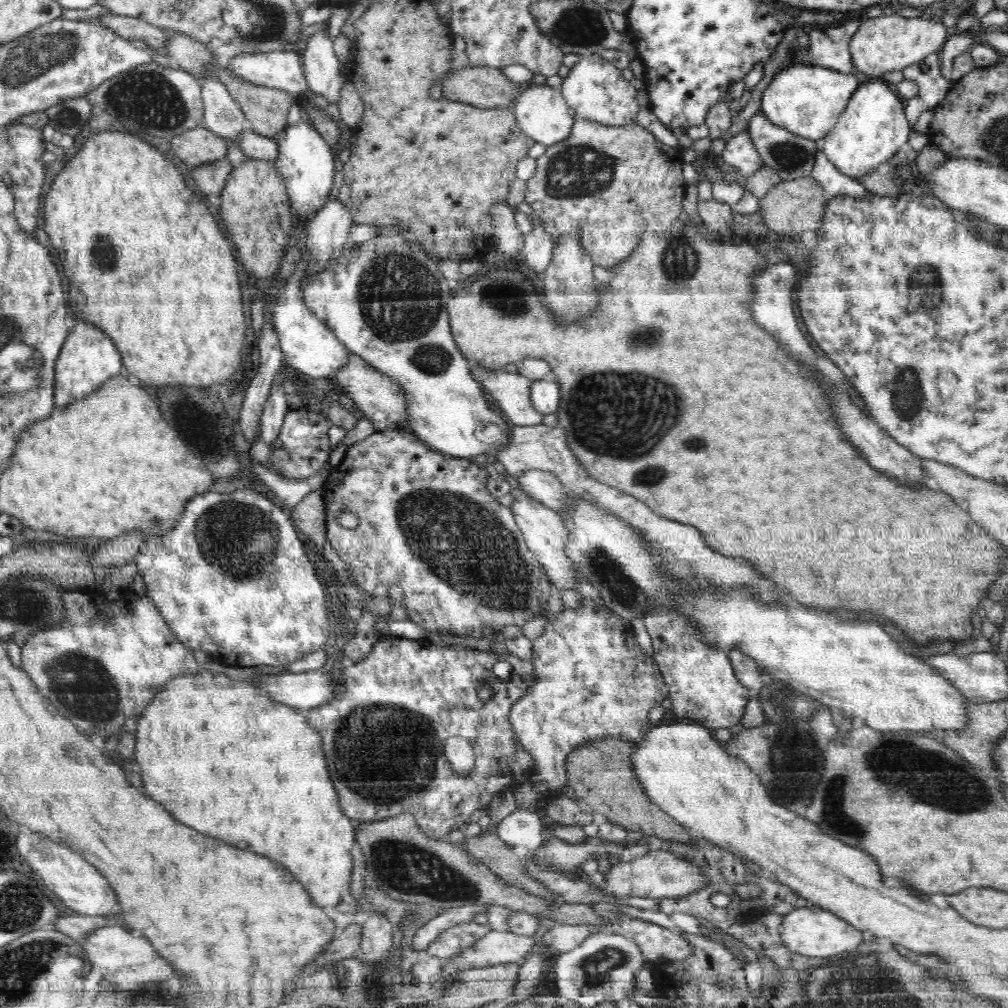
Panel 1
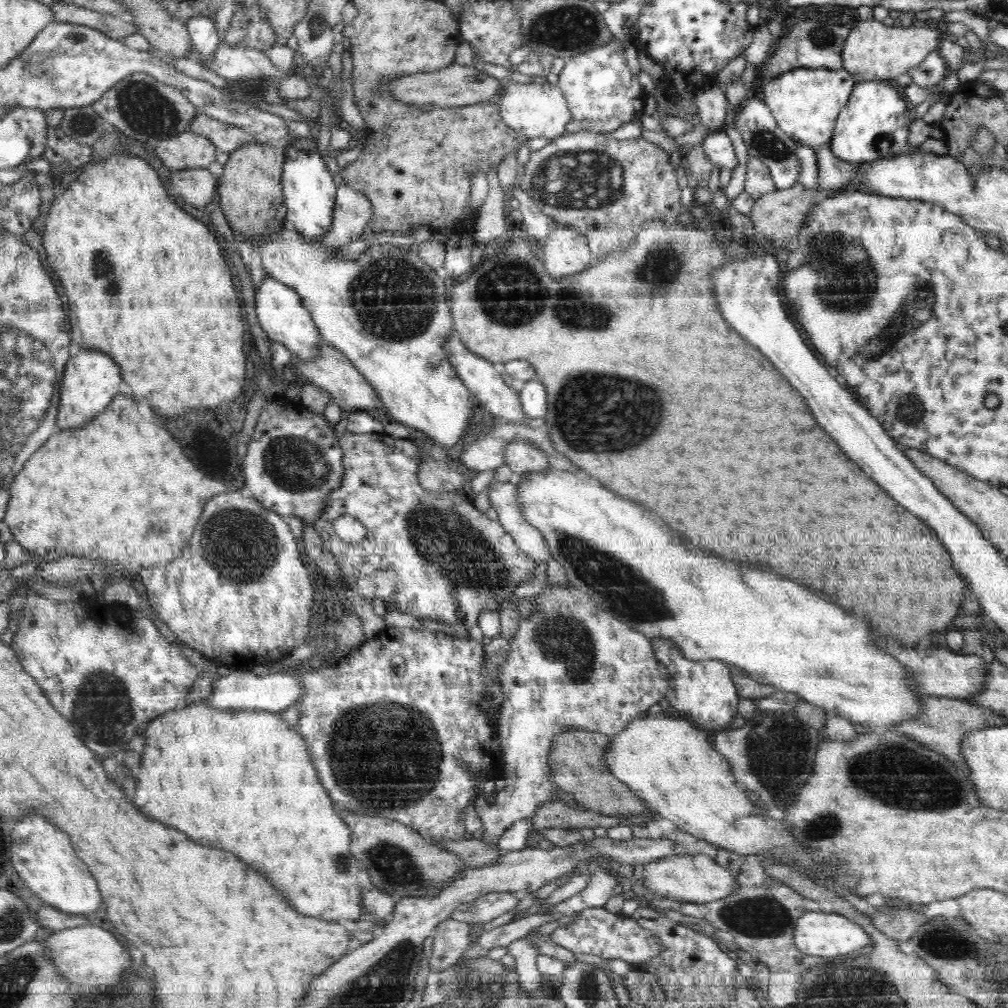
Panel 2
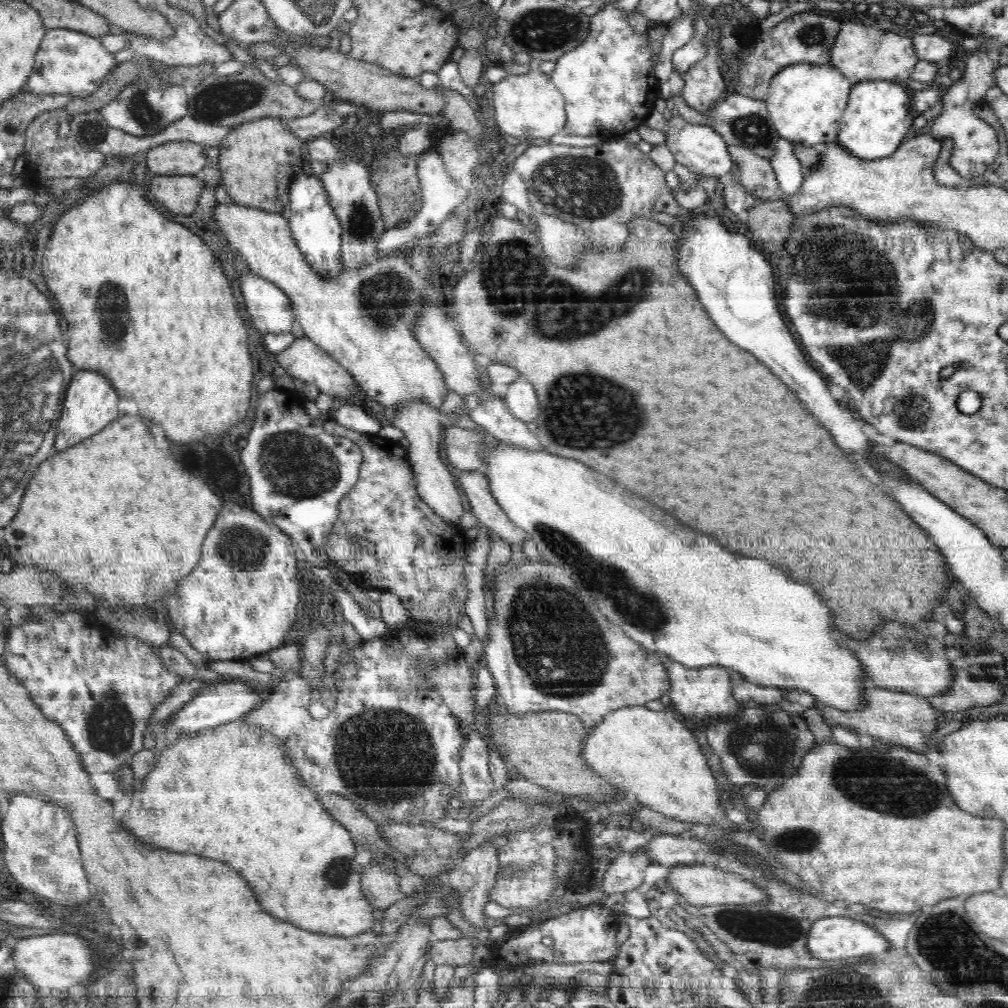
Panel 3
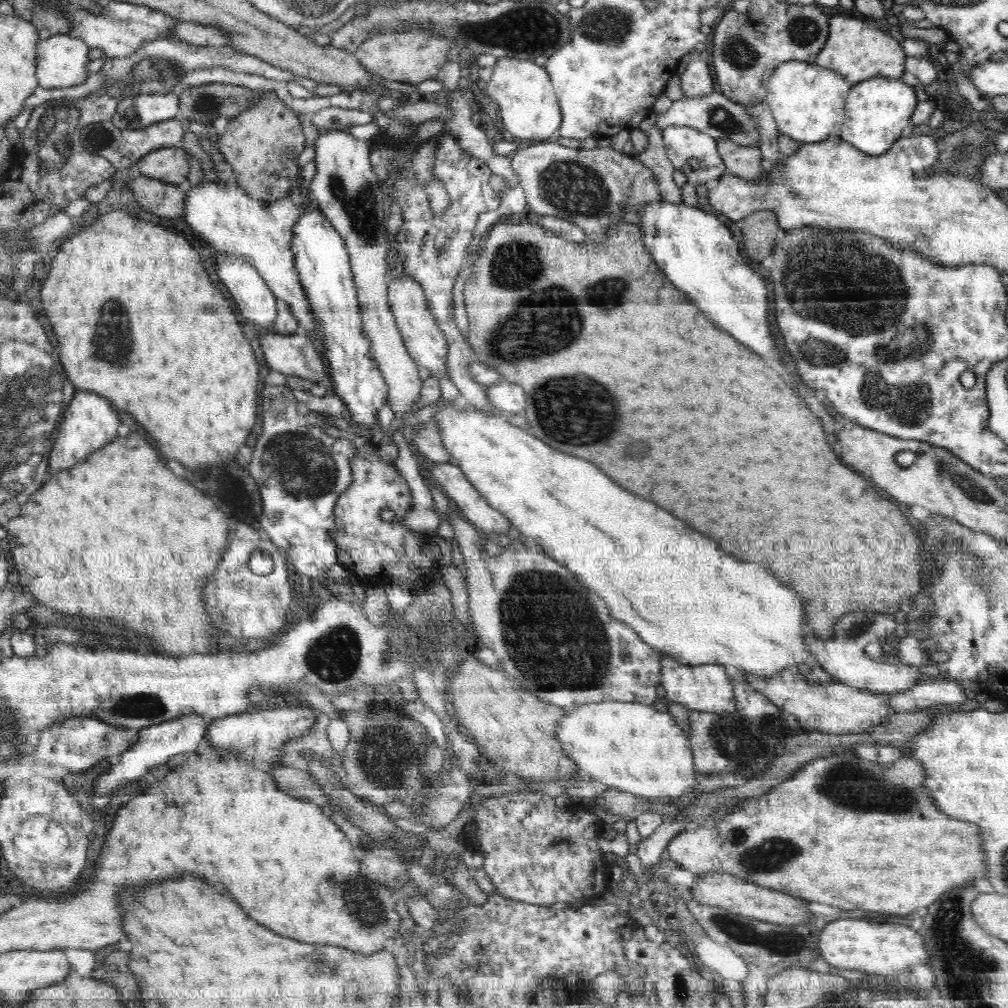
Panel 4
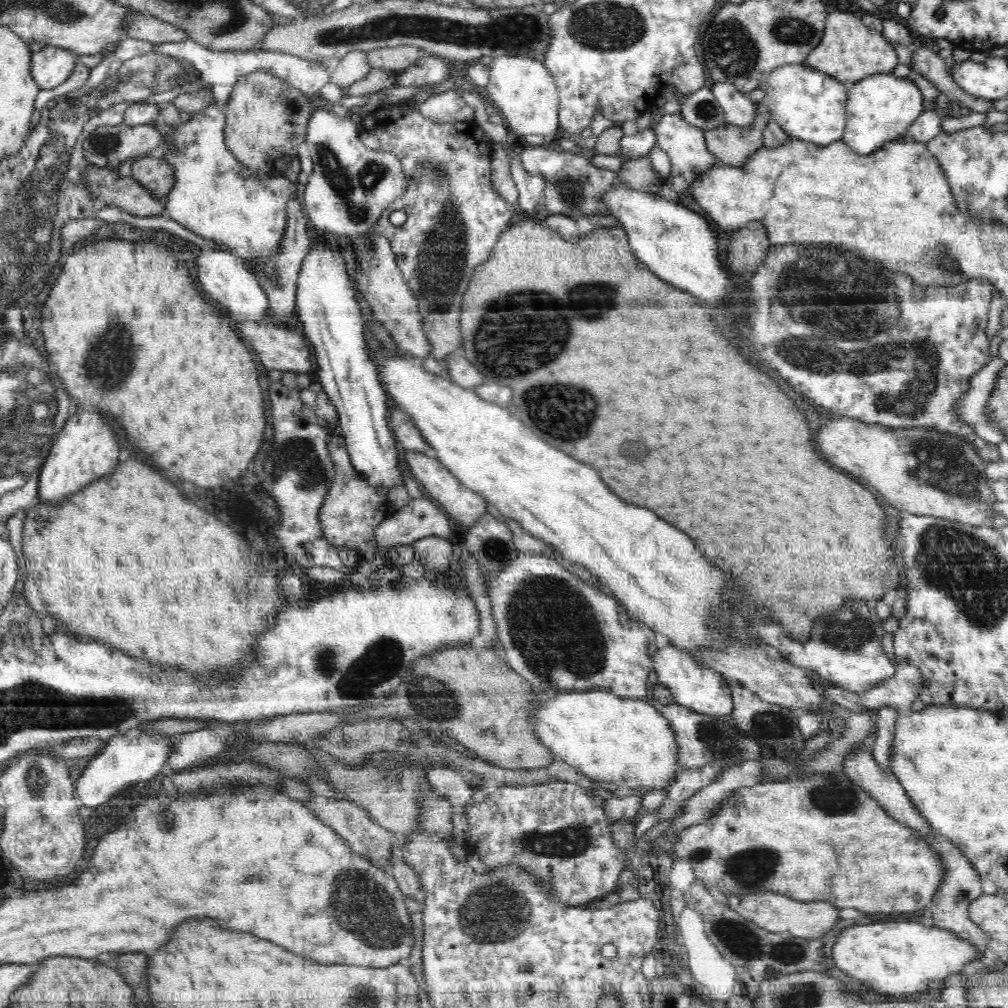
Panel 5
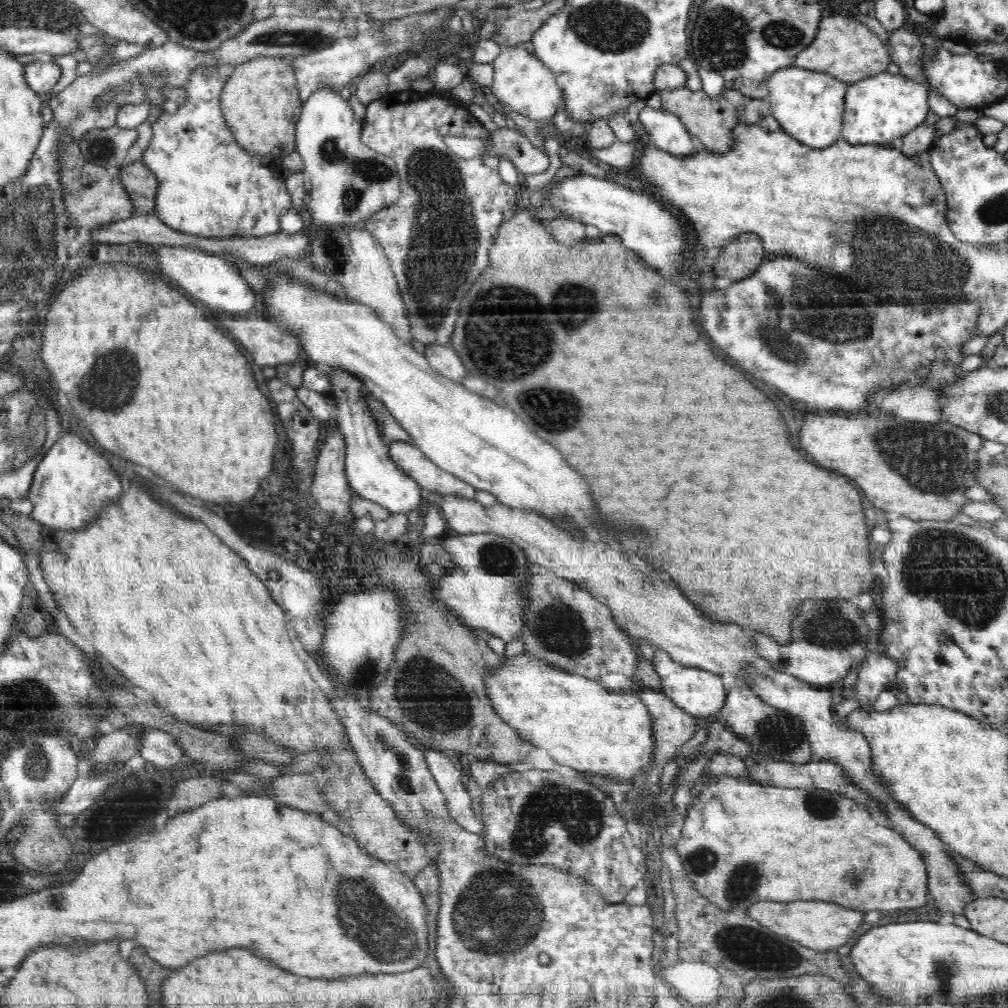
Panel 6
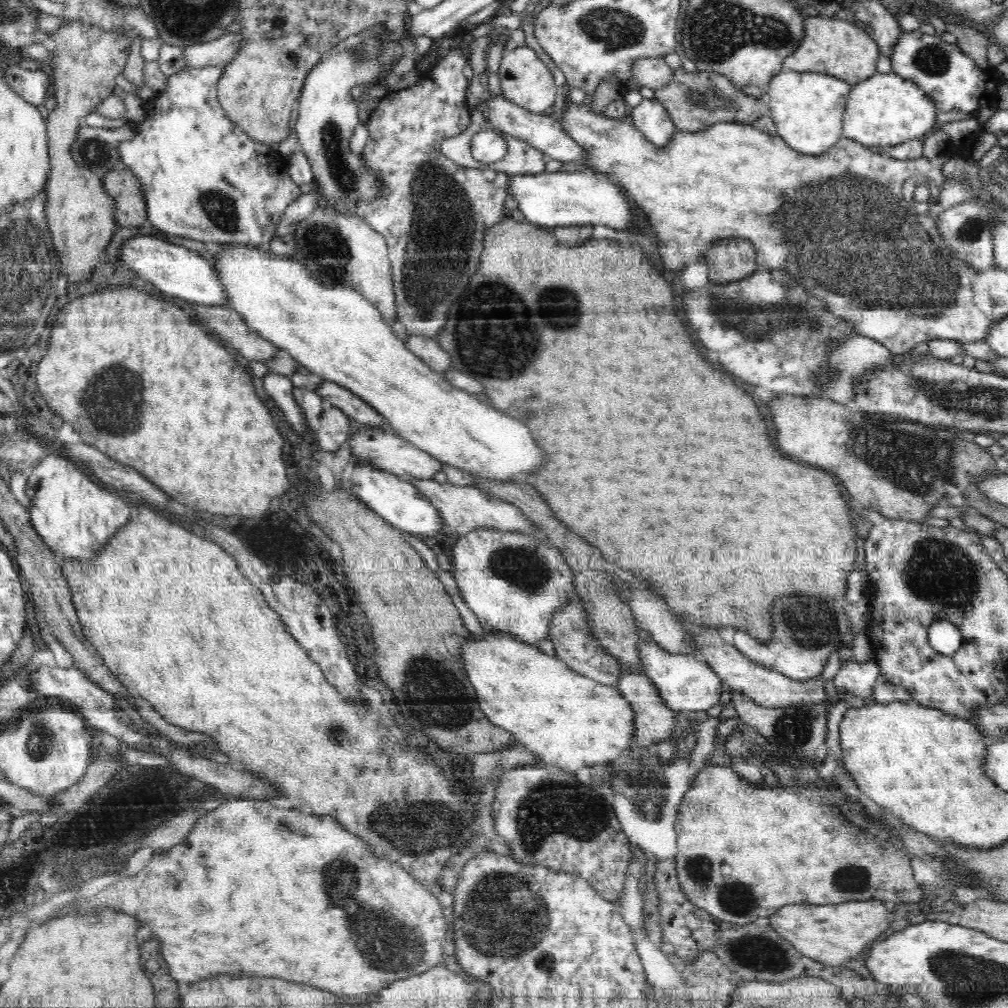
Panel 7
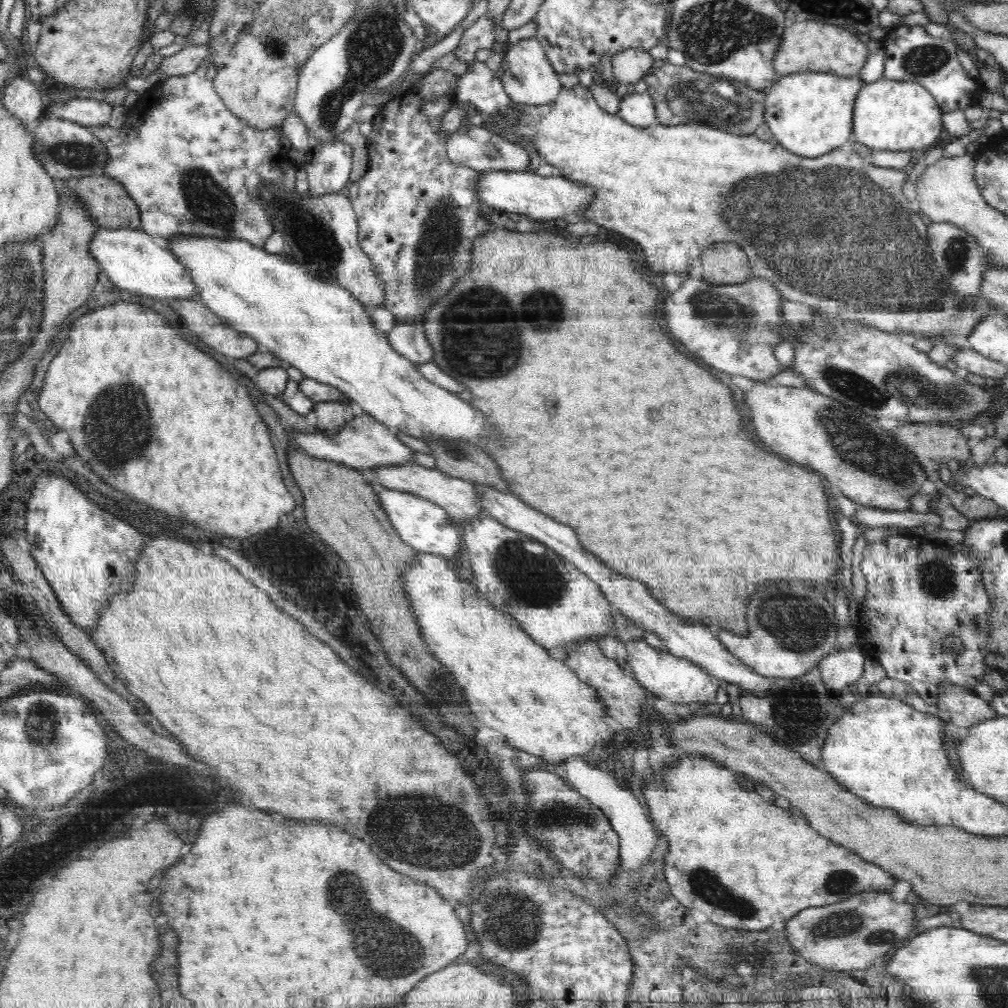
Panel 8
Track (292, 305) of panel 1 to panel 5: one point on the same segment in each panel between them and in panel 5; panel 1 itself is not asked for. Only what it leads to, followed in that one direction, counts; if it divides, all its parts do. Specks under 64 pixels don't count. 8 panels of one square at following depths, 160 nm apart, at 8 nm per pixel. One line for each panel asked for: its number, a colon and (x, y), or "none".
2: (279, 309)
3: (271, 311)
4: (256, 302)
5: (222, 275)

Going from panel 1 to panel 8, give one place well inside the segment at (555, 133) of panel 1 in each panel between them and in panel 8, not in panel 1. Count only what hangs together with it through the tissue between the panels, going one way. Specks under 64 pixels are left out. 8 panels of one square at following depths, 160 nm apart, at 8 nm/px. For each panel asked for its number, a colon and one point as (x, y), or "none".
2: (535, 110)
3: (529, 106)
4: (529, 109)
5: (524, 90)
6: (521, 81)
7: (525, 80)
8: (529, 79)

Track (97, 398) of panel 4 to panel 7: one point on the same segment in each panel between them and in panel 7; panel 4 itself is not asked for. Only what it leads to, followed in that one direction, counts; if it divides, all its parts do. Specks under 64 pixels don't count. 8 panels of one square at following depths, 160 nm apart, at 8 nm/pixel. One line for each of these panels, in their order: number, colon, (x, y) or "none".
5: (85, 449)
6: (72, 483)
7: (74, 518)

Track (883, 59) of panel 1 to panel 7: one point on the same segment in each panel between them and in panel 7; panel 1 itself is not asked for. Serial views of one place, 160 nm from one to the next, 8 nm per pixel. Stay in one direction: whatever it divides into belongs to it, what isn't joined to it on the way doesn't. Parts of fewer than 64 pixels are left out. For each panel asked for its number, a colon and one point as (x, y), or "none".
2: (874, 50)
3: (862, 52)
4: (856, 51)
5: (849, 51)
6: (848, 50)
7: (832, 46)

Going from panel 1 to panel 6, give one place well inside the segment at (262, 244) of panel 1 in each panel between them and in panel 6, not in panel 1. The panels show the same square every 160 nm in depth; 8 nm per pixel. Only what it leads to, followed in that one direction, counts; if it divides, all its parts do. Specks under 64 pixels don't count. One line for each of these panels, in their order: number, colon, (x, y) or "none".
2: (250, 188)
3: (257, 158)
4: (262, 144)
5: (266, 120)
6: (260, 102)

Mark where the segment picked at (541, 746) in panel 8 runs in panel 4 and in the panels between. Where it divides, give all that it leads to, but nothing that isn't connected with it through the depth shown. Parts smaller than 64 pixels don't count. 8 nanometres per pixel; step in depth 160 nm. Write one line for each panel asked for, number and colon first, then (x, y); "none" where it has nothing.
4: (629, 746)
5: (627, 742)
6: (579, 723)
7: (569, 721)

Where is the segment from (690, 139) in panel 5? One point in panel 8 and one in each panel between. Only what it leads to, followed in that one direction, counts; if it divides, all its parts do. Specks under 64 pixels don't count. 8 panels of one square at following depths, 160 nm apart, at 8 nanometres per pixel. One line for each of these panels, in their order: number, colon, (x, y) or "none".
6: (665, 130)
7: (650, 117)
8: (638, 109)

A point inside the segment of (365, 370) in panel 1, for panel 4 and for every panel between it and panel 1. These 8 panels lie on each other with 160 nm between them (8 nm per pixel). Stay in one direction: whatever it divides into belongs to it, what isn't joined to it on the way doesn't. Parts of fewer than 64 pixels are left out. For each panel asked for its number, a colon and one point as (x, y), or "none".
2: (332, 371)
3: (305, 361)
4: (290, 354)

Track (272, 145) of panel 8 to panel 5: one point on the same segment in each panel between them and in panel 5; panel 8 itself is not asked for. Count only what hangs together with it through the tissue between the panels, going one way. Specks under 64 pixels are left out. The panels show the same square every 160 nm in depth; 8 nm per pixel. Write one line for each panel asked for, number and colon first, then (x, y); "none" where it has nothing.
5: (246, 215)
6: (209, 186)
7: (202, 177)

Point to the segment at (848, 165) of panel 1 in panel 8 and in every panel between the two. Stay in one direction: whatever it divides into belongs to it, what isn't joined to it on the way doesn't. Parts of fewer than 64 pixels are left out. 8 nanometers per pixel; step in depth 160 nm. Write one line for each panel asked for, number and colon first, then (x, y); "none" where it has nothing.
2: (874, 125)
3: (878, 117)
4: (877, 110)
5: (880, 109)
6: (881, 109)
7: (885, 110)
8: (888, 115)

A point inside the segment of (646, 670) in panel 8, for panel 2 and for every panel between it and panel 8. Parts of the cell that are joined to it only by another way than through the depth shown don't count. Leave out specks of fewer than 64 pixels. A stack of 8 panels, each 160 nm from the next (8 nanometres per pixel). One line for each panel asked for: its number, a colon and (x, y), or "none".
2: (703, 690)
3: (697, 694)
4: (706, 688)
5: (697, 686)
6: (701, 693)
7: (686, 684)

